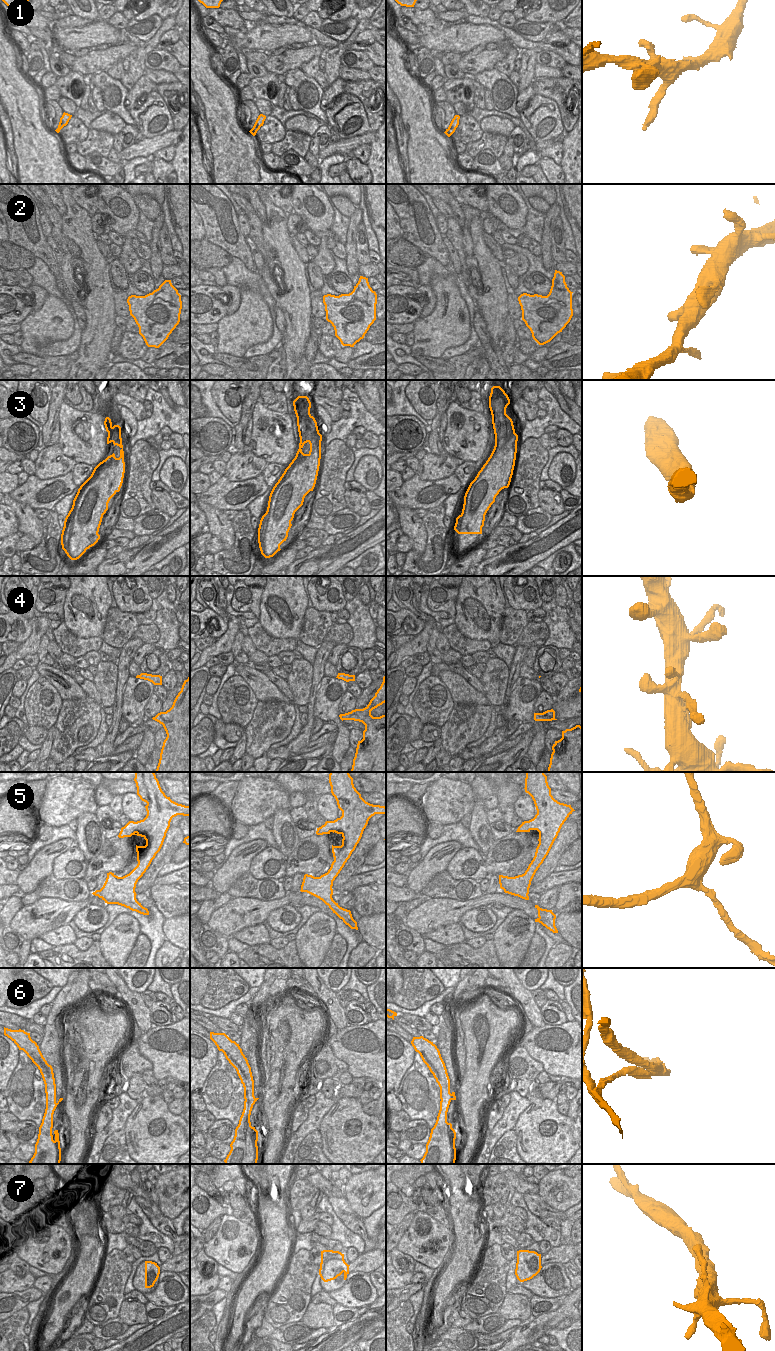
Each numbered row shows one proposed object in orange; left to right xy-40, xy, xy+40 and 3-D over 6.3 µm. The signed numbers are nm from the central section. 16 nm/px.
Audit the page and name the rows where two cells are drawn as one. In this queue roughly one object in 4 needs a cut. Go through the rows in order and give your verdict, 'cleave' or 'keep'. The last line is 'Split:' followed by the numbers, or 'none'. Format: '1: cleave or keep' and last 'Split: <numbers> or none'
1: cleave
2: keep
3: keep
4: keep
5: keep
6: cleave
7: keep
Split: 1, 6

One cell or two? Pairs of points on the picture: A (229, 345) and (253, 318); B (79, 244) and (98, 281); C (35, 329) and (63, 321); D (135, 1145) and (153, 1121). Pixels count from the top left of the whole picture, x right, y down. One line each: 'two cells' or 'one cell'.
A: one cell
B: one cell
C: one cell
D: one cell

